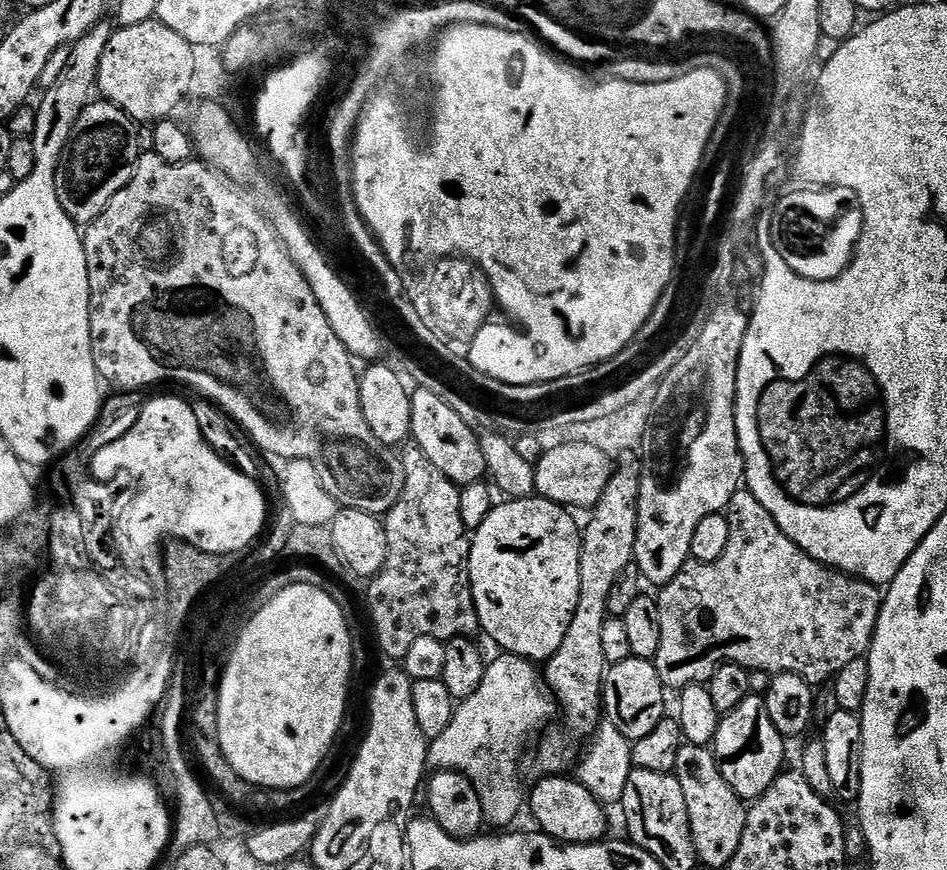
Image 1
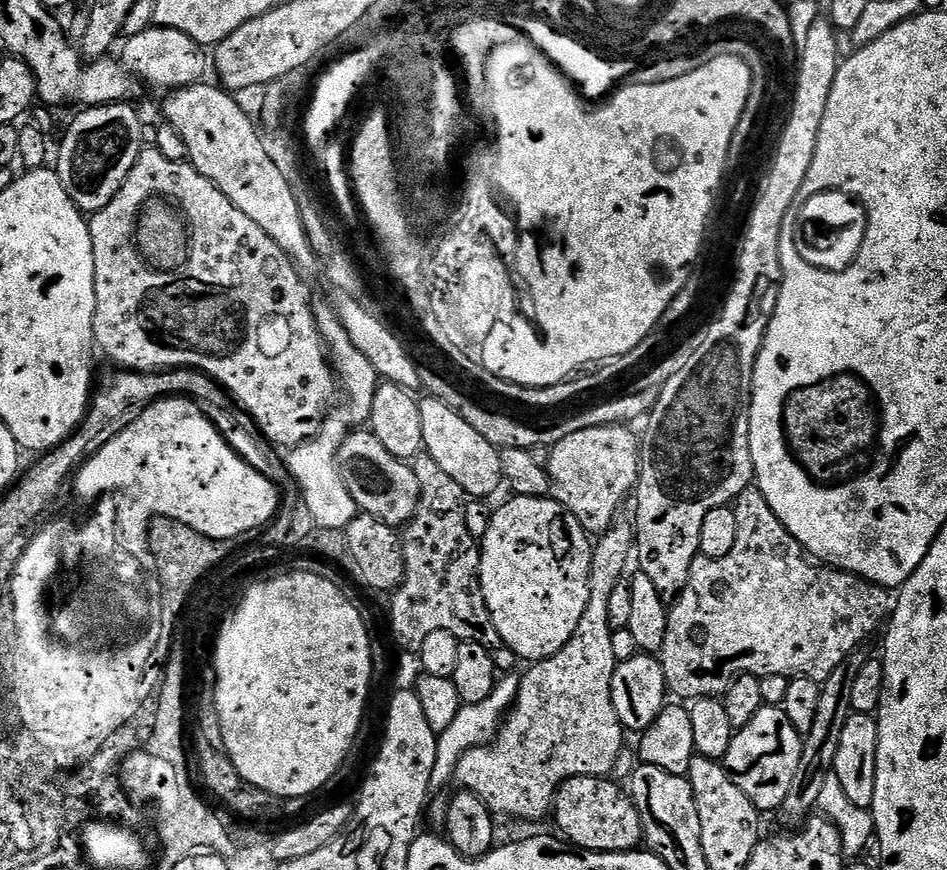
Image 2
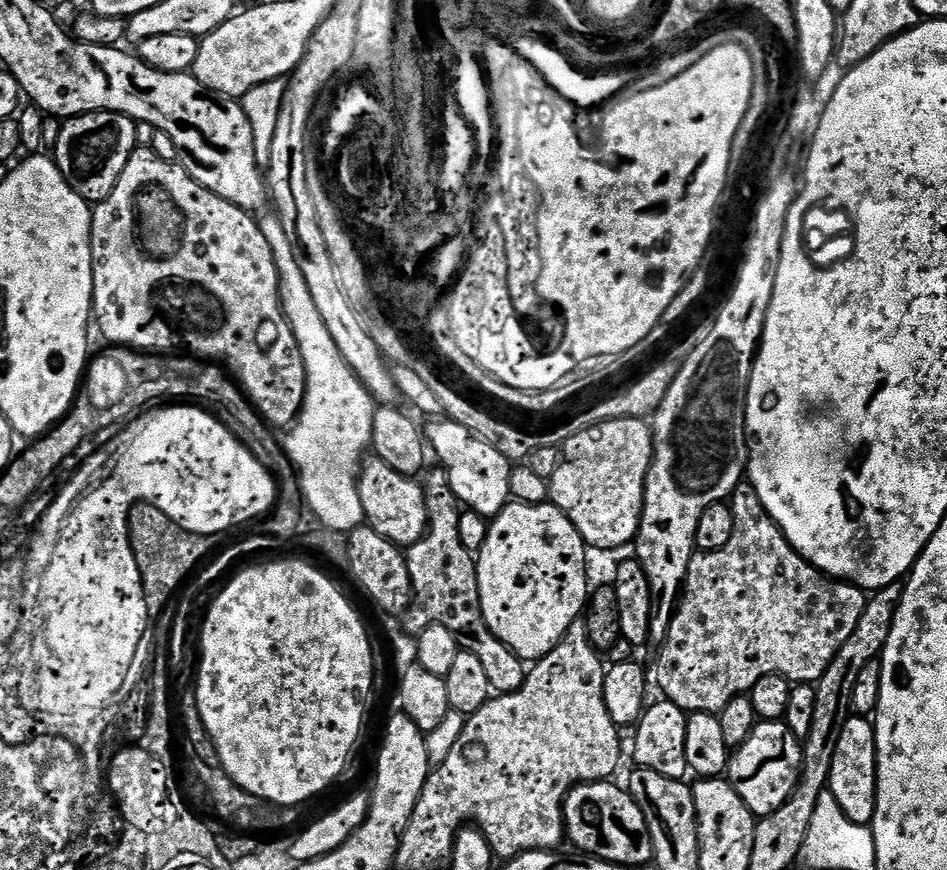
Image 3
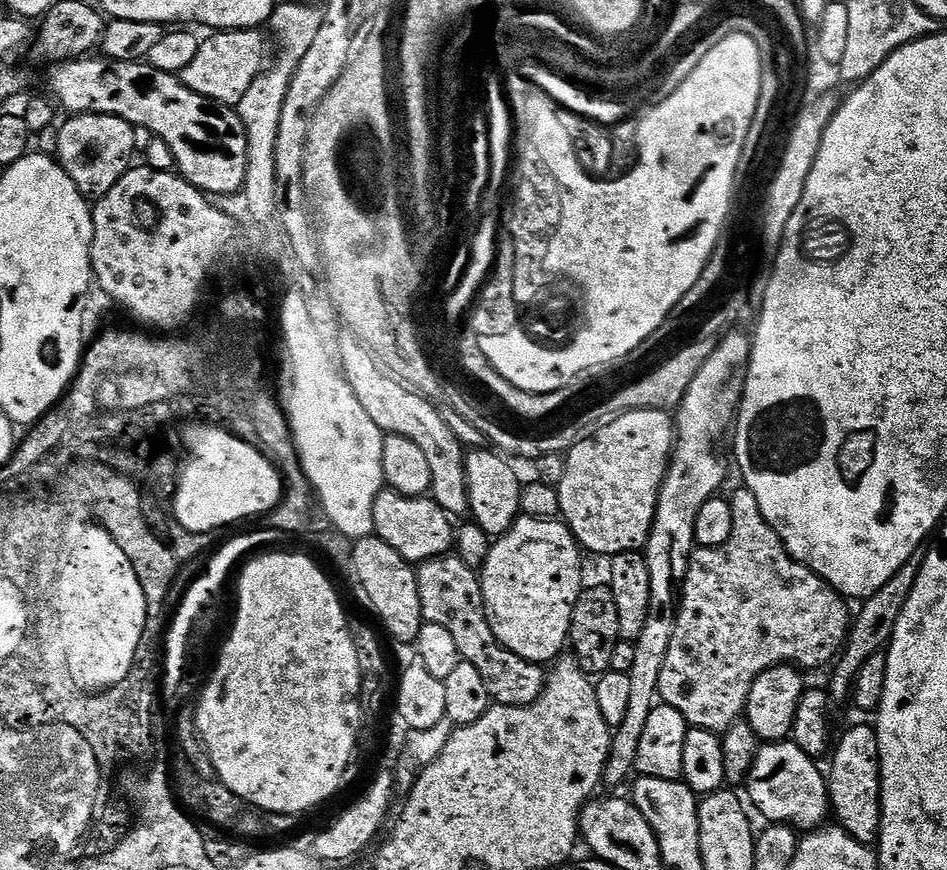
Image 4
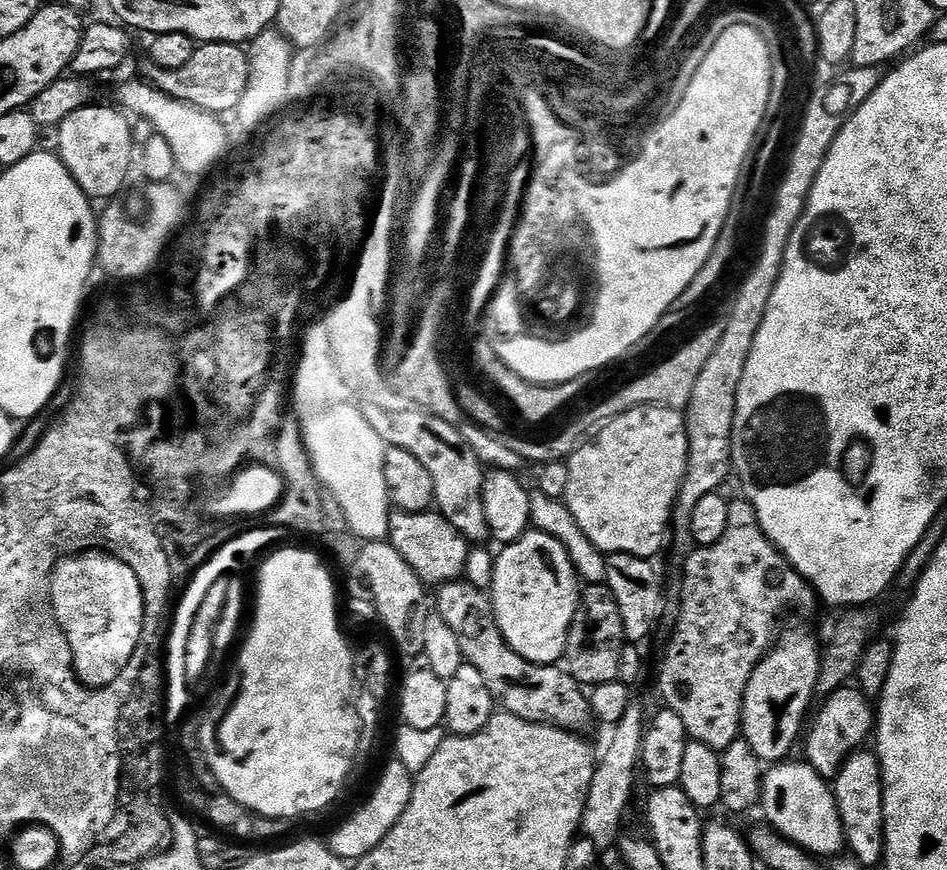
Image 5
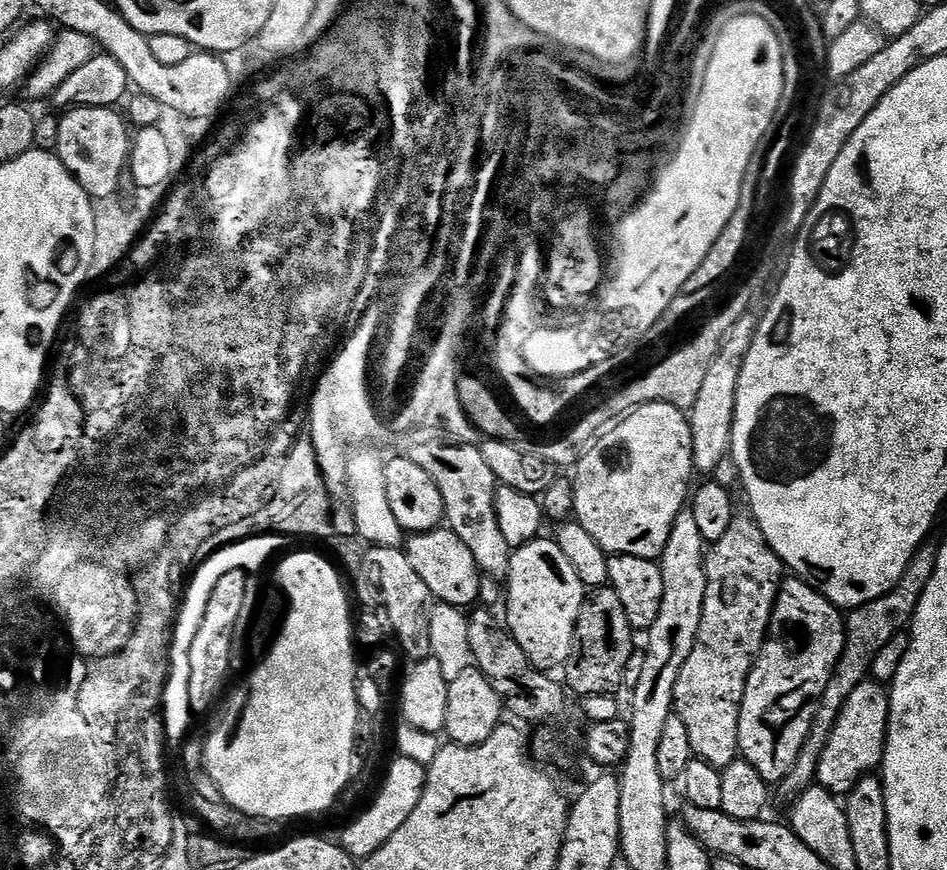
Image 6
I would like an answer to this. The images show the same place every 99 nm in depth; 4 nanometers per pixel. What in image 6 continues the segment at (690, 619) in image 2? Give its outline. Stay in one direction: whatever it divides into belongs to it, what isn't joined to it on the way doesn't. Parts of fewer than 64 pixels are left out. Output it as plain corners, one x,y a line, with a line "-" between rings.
733,515
730,527
722,538
711,541
704,553
704,574
706,592
702,606
702,619
696,634
696,645
690,650
686,662
680,667
678,682
674,682
674,714
682,718
690,737
693,757
704,760
710,766
724,769
740,756
738,742
738,722
742,698
746,694
746,682
752,669
754,657
760,653
760,647
768,634
772,622
772,608
780,585
786,576
784,563
778,554
766,542
758,522
751,515

